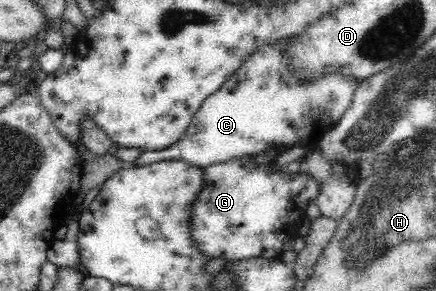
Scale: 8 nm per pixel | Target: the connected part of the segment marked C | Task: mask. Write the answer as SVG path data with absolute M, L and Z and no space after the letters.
M290 34L286 38L264 42L262 46L254 48L254 52L244 58L244 62L226 78L226 82L222 82L220 89L202 102L178 142L164 150L143 152L134 166L147 166L163 161L183 161L203 170L214 164L226 164L244 158L255 159L260 154L266 154L268 149L278 149L281 154L294 146L303 146L306 153L308 149L316 148L321 138L334 130L342 120L354 100L354 94L361 81L358 78L348 79L332 73L299 78L287 60L287 48L297 36L298 34Z

